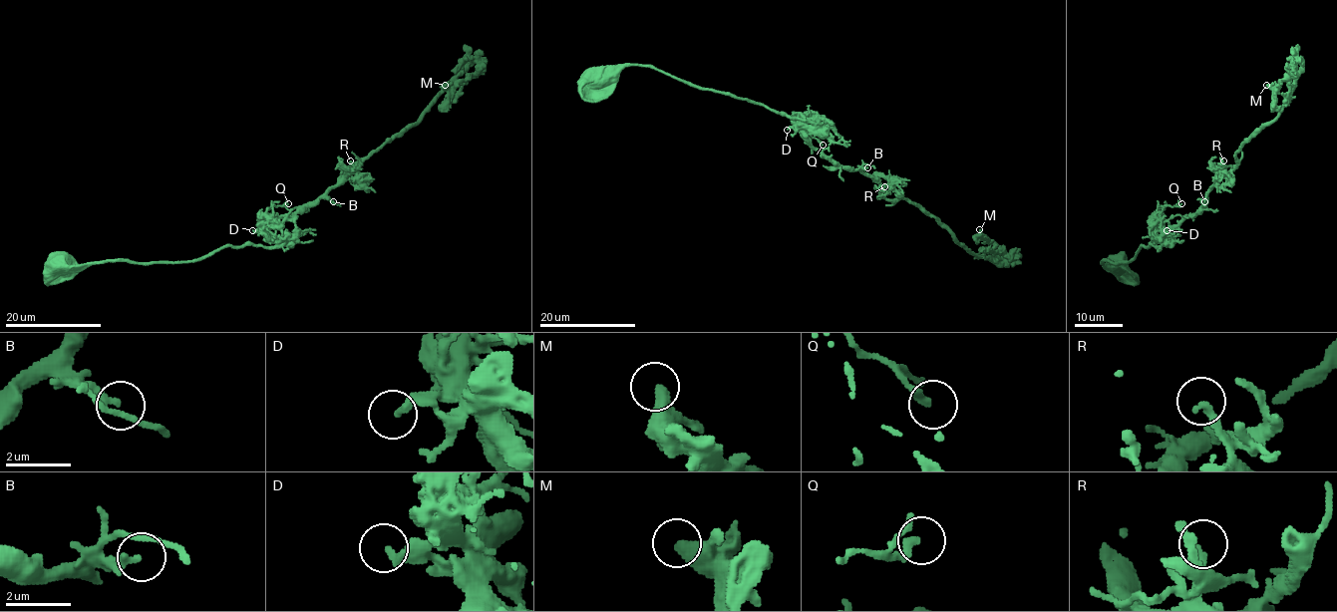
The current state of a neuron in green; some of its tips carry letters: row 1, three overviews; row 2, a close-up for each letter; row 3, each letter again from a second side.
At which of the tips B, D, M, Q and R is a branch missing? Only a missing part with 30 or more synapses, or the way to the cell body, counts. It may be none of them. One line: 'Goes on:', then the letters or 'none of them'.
Goes on: none of them

